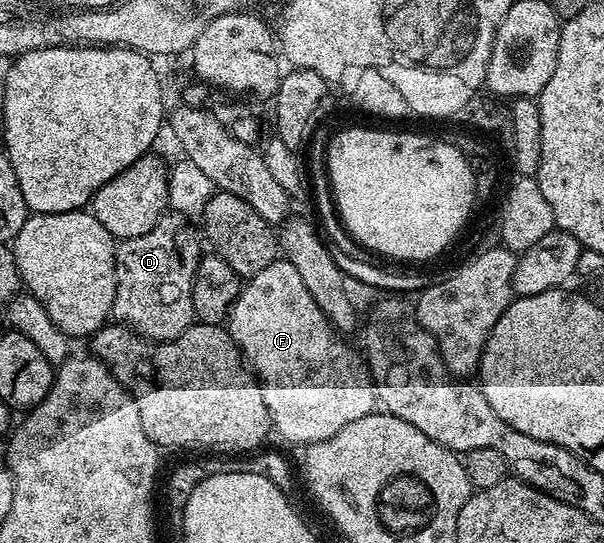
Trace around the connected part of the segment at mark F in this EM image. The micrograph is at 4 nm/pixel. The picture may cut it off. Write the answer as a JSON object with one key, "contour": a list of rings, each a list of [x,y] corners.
{"contour":[[[284,258],[272,261],[260,270],[260,274],[243,283],[242,291],[230,310],[228,331],[262,385],[273,431],[279,432],[284,439],[309,446],[324,438],[332,438],[332,434],[344,430],[348,422],[356,422],[356,418],[364,418],[375,411],[376,389],[363,357],[346,348],[344,341],[334,340],[335,329],[326,321],[320,306],[316,306],[316,298],[308,294],[308,286],[304,286],[300,274],[296,274],[296,266]]]}

